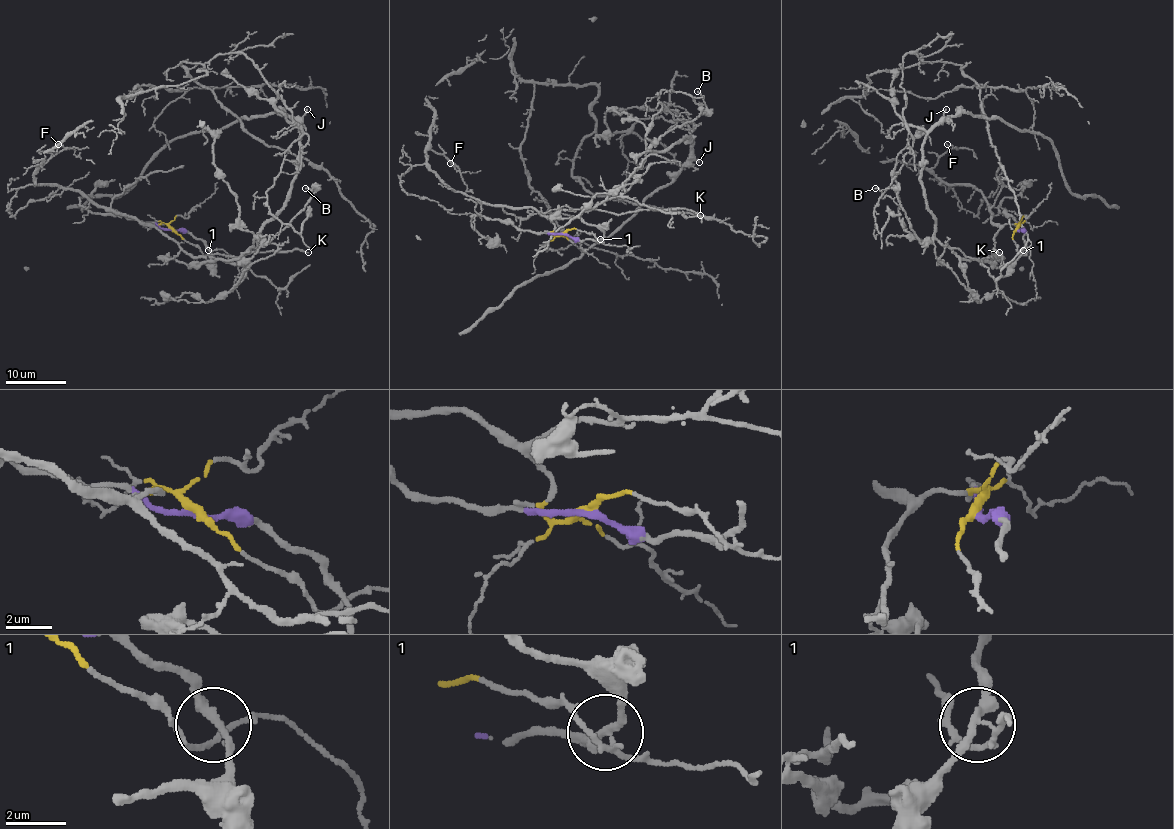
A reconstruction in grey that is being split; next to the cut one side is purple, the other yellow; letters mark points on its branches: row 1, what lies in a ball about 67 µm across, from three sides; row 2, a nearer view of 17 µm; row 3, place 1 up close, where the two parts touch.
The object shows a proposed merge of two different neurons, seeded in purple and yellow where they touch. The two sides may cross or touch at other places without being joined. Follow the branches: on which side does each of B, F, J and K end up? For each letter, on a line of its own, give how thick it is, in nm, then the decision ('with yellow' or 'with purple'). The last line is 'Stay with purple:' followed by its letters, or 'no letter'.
B: 130 nm thick; with purple
F: 120 nm thick; with yellow
J: 150 nm thick; with purple
K: 130 nm thick; with yellow
Stay with purple: B, J

